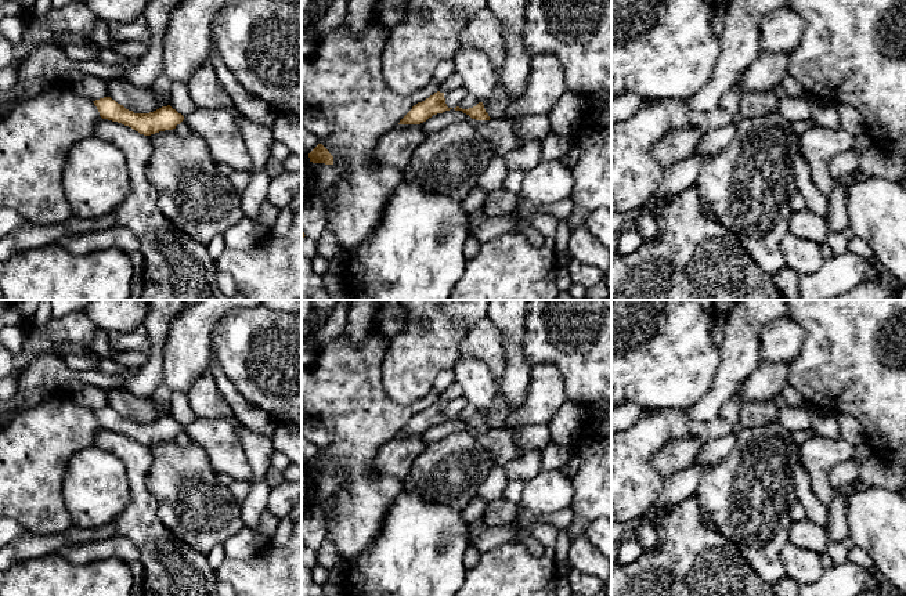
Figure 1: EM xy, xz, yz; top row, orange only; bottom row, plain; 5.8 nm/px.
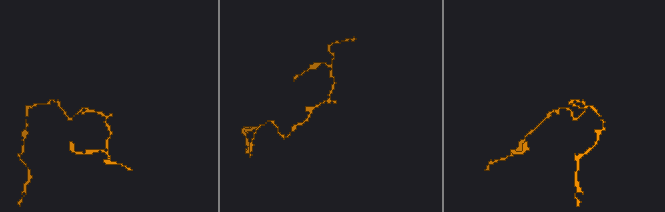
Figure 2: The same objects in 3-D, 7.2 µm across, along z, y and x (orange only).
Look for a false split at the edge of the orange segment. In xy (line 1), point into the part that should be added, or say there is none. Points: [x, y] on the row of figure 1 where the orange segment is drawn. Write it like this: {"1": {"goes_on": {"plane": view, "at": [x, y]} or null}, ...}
{"1": {"goes_on": {"plane": "xy", "at": [219, 129]}}}

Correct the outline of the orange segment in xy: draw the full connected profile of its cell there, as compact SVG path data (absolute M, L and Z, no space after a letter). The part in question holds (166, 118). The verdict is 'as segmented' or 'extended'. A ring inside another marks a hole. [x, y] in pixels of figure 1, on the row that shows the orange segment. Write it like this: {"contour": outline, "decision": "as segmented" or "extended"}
{"contour": "M111 97L93 102L102 119L129 126L144 136L173 130L184 122L192 133L206 142L209 153L216 163L225 163L232 170L253 173L255 166L238 126L238 120L242 116L235 106L221 109L196 108L192 113L183 116L170 105L149 113L134 113Z", "decision": "extended"}

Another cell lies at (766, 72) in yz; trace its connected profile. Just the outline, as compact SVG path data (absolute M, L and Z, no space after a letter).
M762 51L737 80L741 94L775 93L787 75L790 54Z

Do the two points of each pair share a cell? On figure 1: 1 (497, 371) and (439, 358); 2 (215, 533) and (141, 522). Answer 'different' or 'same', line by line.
1: different
2: different

